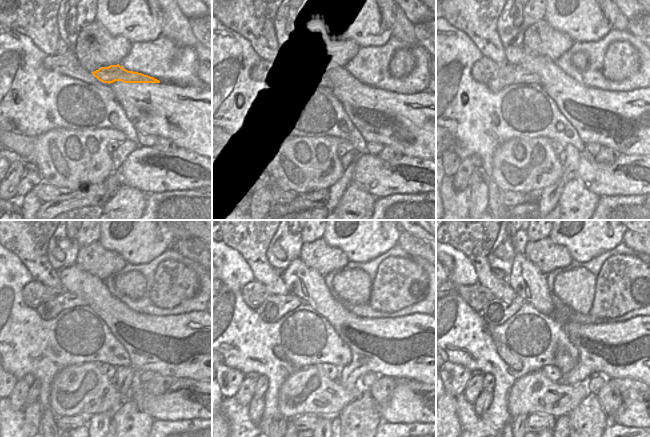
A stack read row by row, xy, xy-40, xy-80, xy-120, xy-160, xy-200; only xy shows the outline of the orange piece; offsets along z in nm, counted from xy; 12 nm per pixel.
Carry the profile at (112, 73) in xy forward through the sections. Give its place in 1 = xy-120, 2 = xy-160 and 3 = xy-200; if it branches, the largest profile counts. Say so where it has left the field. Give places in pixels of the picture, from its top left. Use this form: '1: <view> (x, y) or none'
1: xy-120 (51, 309)
2: xy-160 (274, 307)
3: xy-200 (496, 311)

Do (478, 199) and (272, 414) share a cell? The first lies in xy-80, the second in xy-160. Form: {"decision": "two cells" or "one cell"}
{"decision": "two cells"}

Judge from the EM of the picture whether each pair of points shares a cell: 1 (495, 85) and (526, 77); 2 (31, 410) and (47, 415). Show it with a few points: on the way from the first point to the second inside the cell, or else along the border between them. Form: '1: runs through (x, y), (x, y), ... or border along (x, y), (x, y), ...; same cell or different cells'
1: runs through (503, 82), (518, 77); same cell
2: border along (42, 413), (40, 426); different cells

